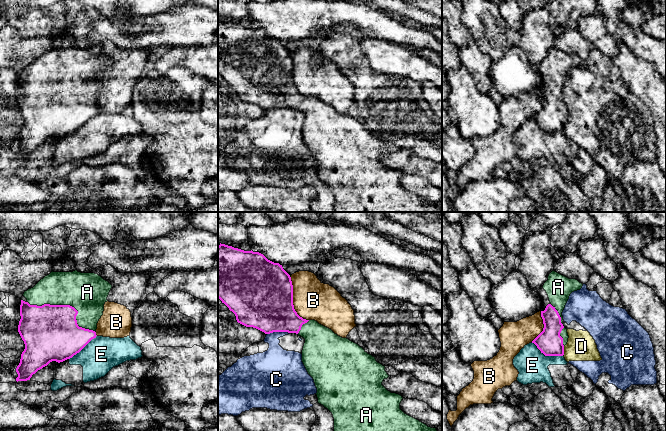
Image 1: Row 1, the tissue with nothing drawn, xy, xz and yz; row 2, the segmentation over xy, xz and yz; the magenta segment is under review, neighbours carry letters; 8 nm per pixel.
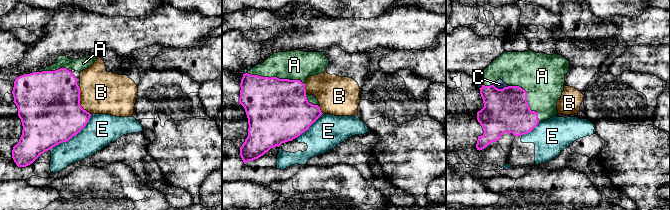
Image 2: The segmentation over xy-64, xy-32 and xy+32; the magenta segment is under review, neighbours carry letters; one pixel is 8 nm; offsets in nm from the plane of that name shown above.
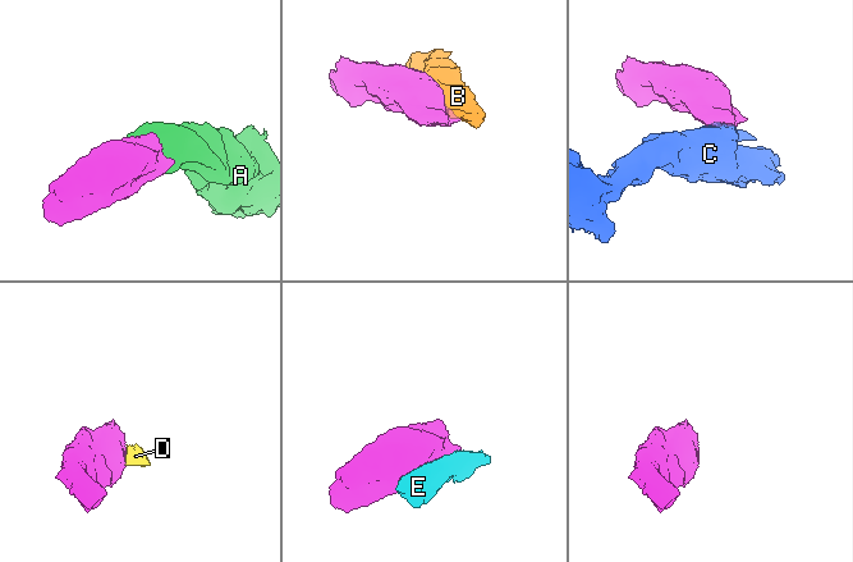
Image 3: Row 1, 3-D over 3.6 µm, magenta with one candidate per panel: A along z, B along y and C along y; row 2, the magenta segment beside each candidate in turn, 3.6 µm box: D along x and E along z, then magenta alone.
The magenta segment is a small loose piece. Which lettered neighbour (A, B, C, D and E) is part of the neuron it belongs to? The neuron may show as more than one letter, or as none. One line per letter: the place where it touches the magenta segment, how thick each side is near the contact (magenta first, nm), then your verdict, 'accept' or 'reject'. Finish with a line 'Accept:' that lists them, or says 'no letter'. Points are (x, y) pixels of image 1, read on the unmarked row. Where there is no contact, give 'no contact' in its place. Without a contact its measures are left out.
A: meets magenta in xy at (68, 81); 440 nm thick on the magenta side, 320 nm on the other; accept
B: meets magenta in xz at (292, 76); 500 nm thick on the magenta side, 320 nm on the other; reject
C: meets magenta in xz at (278, 107); 440 nm thick on the magenta side, 240 nm on the other; reject
D: meets magenta in yz at (563, 127); 200 nm thick on the magenta side, 240 nm on the other; reject
E: meets magenta in yz at (547, 131); 200 nm thick on the magenta side, 260 nm on the other; reject
Accept: A

